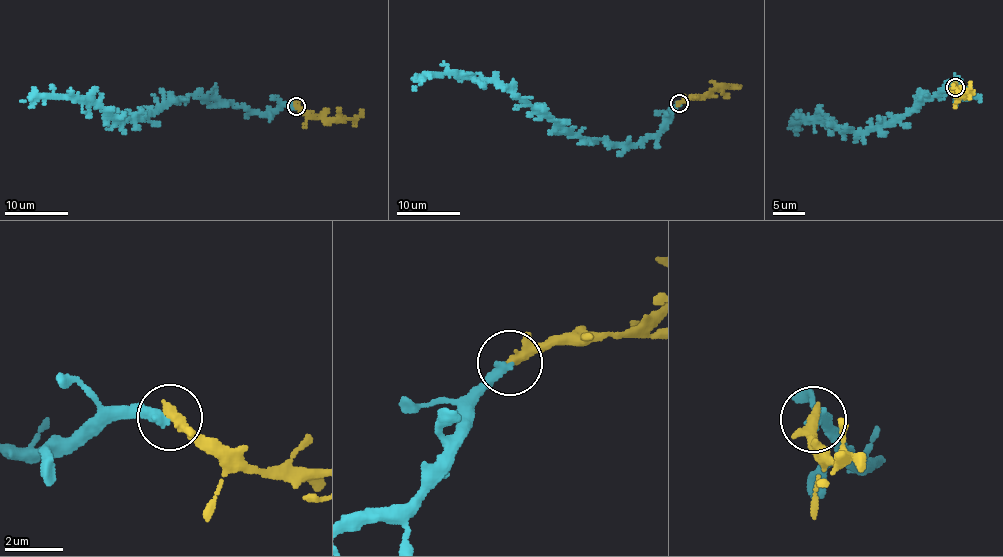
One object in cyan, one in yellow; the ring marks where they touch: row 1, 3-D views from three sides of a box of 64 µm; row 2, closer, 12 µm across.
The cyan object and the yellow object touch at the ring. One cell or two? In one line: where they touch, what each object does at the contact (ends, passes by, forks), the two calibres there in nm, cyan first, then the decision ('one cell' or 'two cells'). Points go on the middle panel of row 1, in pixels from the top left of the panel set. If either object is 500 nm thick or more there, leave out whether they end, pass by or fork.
place (679, 103); cyan ends; yellow passes by; calibres 320 and 280 nm; one cell

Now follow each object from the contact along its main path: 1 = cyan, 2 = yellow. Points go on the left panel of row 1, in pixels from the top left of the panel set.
1: (296, 106), (256, 112), (187, 95), (164, 101), (154, 112), (116, 119), (95, 103), (77, 98), (22, 100)
2: (296, 106), (316, 118), (356, 119), (363, 111)

